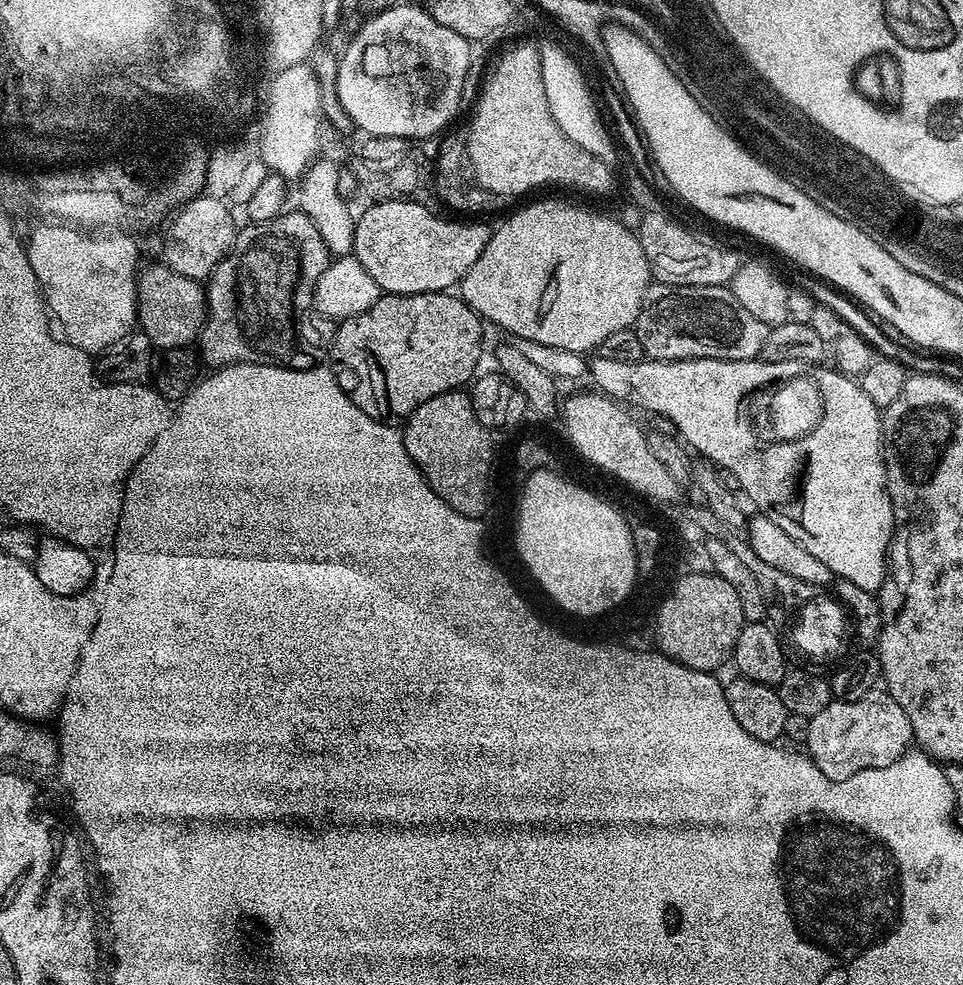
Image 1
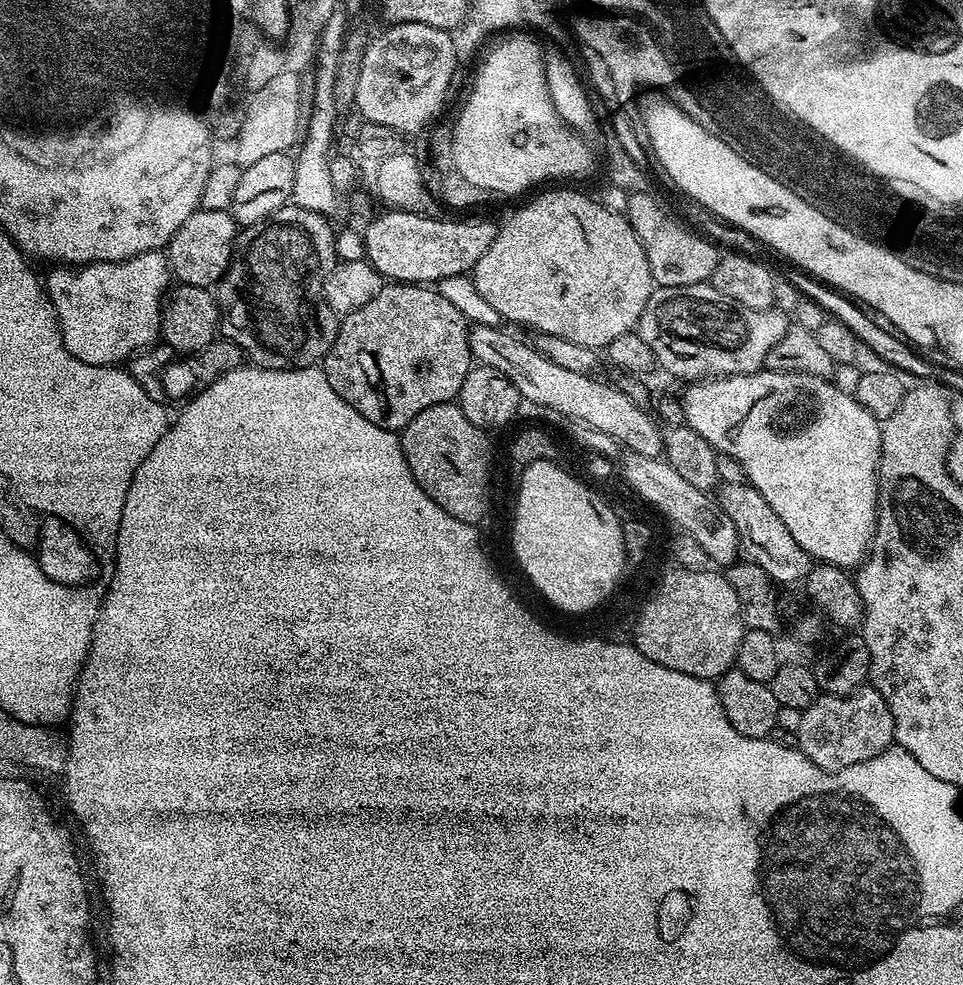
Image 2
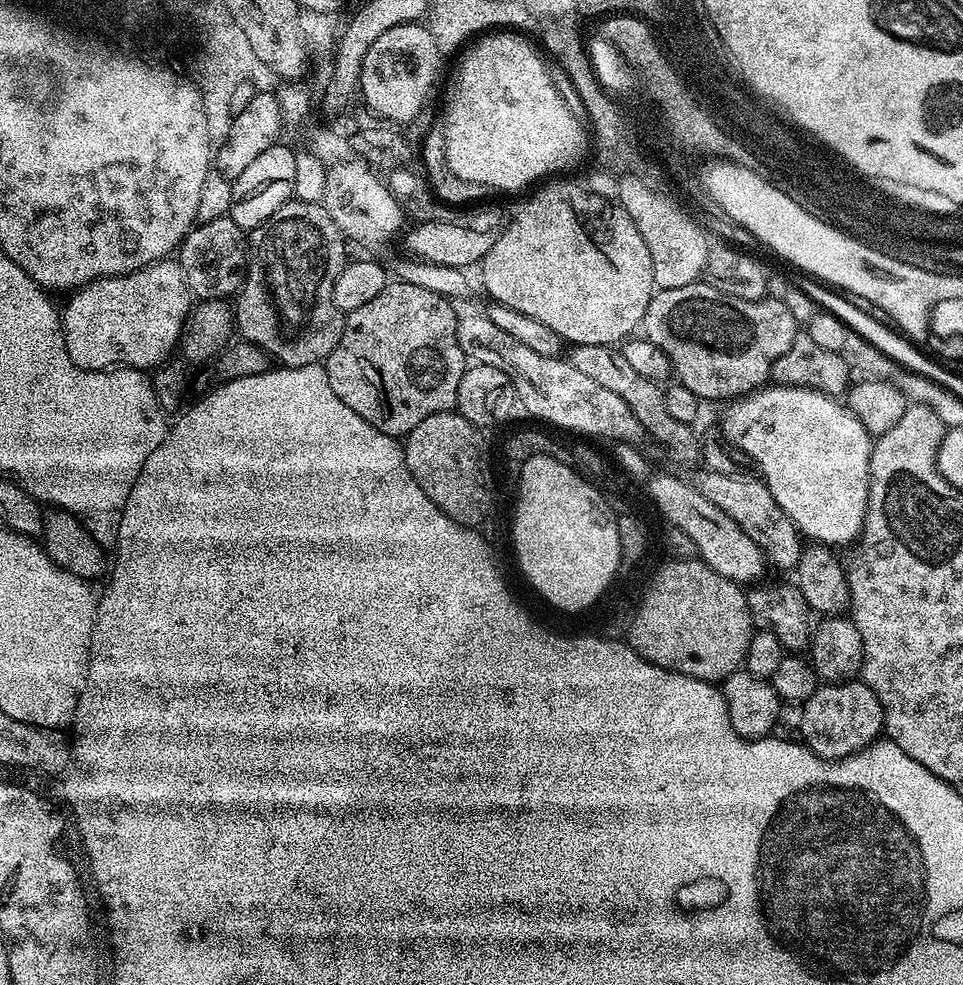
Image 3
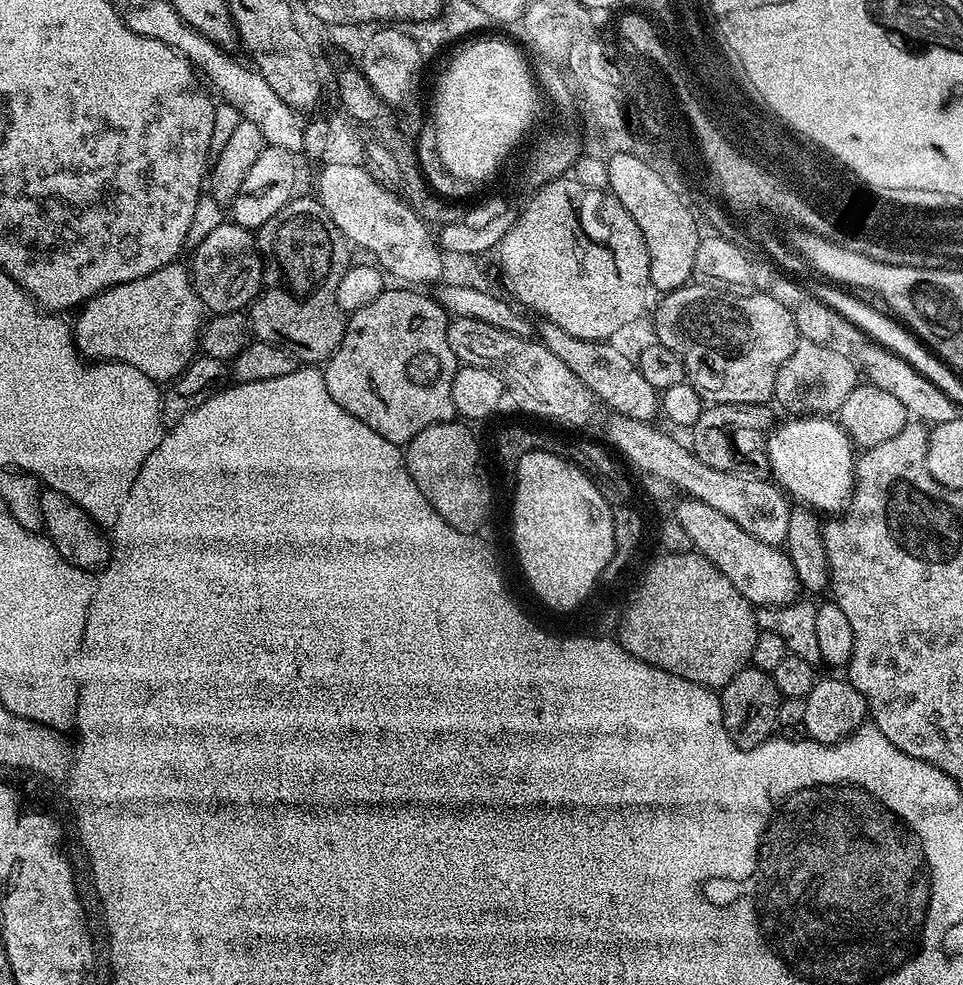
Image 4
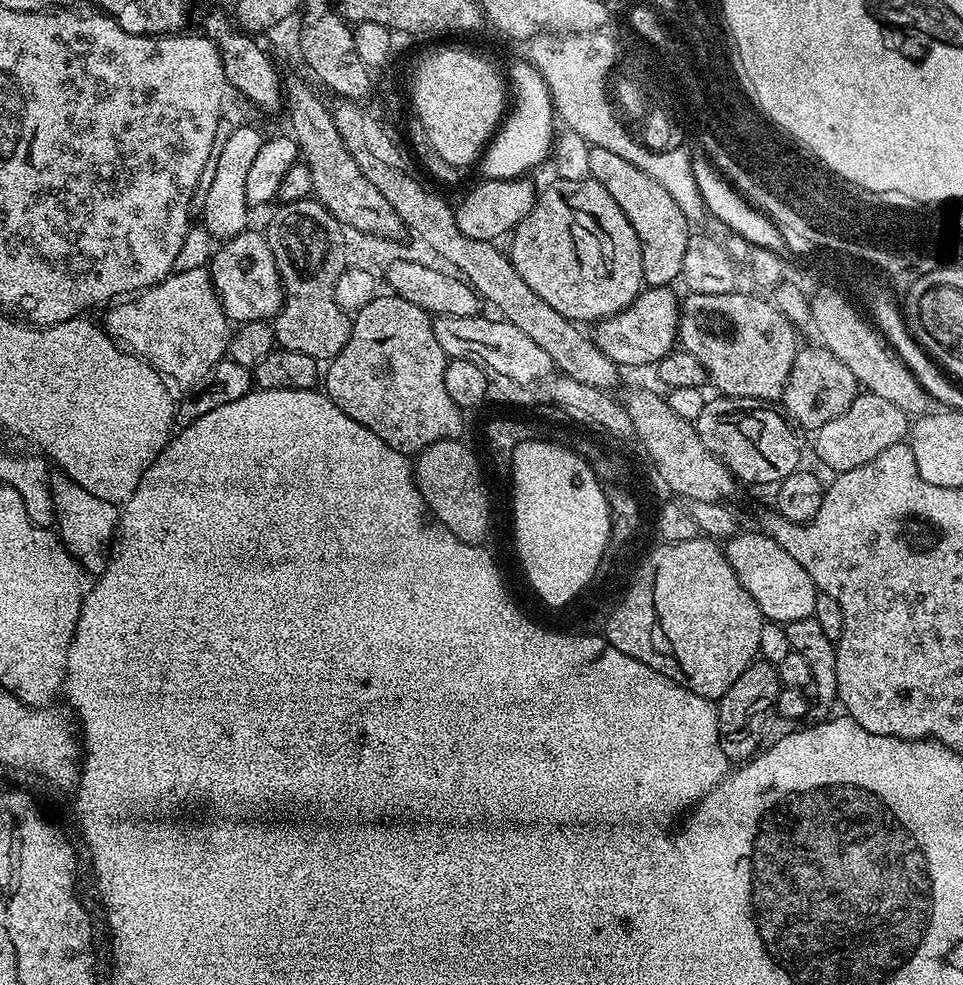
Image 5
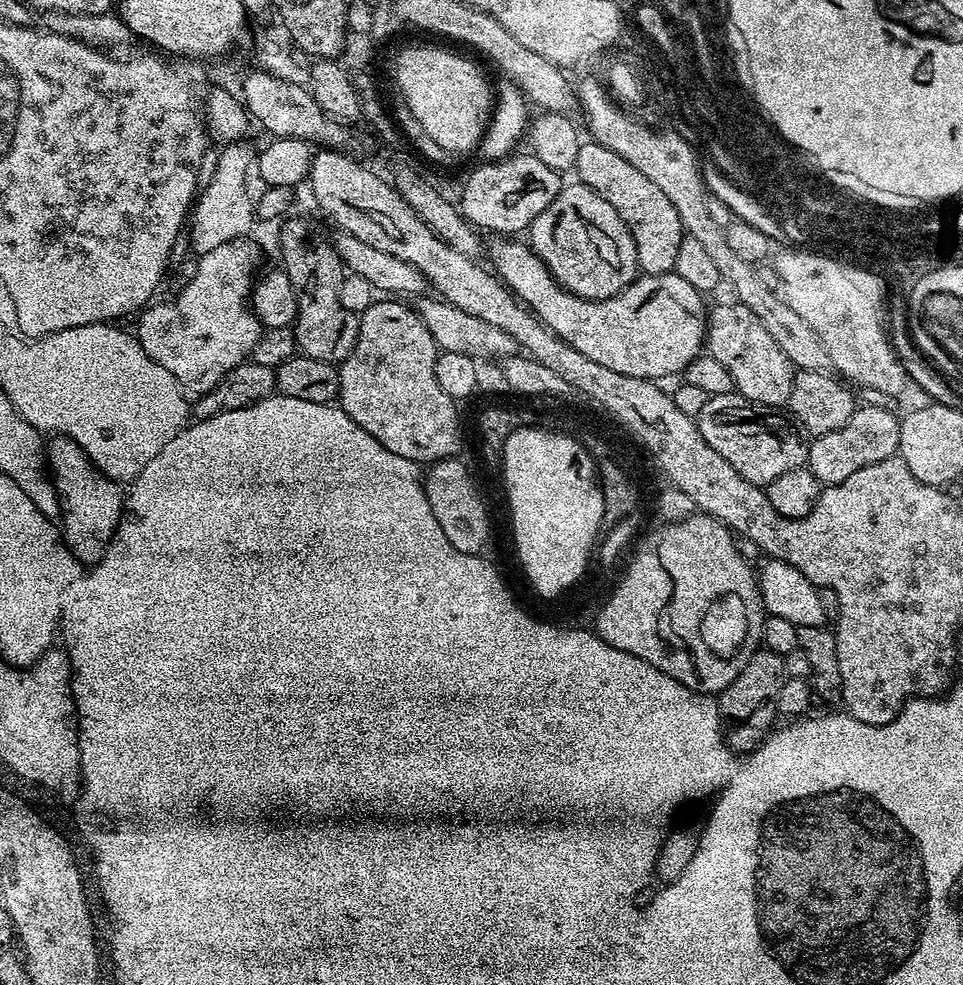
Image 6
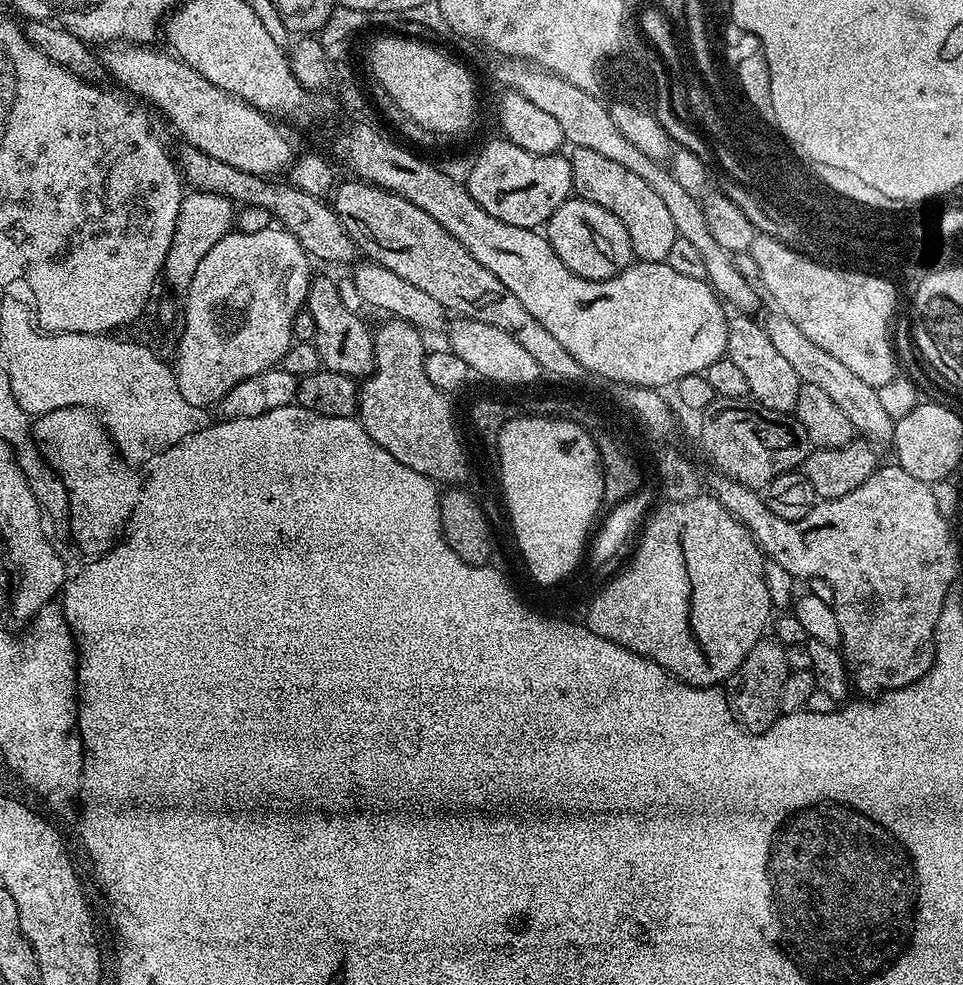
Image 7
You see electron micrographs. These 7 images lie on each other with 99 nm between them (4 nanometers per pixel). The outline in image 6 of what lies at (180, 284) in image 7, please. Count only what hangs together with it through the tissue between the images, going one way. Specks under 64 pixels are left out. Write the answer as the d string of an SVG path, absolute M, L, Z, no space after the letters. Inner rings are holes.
M237 142L228 144L219 149L220 157L216 160L216 165L212 168L212 177L199 189L198 195L190 209L190 223L186 228L186 236L192 239L192 248L196 254L203 254L214 250L218 246L226 246L226 242L239 240L247 237L248 231L254 223L254 196L248 193L248 172L250 176L250 165L254 160L254 148L248 142Z

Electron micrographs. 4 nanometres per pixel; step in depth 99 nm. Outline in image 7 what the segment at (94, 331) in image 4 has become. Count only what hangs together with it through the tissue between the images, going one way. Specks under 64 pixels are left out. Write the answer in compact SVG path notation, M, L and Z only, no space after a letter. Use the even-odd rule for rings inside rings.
M271 226L259 230L258 233L244 233L233 230L226 233L218 242L214 242L214 250L210 250L210 254L206 254L206 258L202 258L202 262L198 262L198 270L194 270L192 284L186 293L192 297L192 301L188 316L188 335L185 336L184 348L181 352L180 384L183 385L184 396L187 396L188 400L195 401L195 404L204 404L205 401L209 401L214 406L219 405L220 399L231 388L238 386L238 382L242 382L246 378L254 378L254 374L262 374L266 370L279 365L280 359L288 353L294 342L292 320L305 307L308 288L312 285L314 279L311 263L313 264L313 261L310 259L307 250L298 242L298 238L294 238L294 234L290 234L286 229L279 226Z

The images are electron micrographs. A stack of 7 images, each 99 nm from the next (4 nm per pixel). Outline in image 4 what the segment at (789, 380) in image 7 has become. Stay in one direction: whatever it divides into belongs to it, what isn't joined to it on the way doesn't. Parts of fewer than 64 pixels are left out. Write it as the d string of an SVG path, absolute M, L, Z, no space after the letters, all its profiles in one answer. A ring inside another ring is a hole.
M689 282L683 288L676 288L673 292L663 293L659 297L660 305L656 308L656 336L655 339L659 343L666 345L670 350L674 350L682 358L684 363L684 375L687 383L694 386L694 390L698 390L698 394L703 398L705 405L714 404L759 404L767 405L767 400L771 401L776 395L774 390L774 378L778 378L778 369L782 367L782 362L786 362L786 358L790 358L790 354L794 354L794 346L798 339L798 333L795 326L795 318L793 309L782 306L773 298L763 294L751 294L752 296L740 296L744 294L732 294L736 296L727 296L727 291L721 290L716 286L709 286L704 282Z

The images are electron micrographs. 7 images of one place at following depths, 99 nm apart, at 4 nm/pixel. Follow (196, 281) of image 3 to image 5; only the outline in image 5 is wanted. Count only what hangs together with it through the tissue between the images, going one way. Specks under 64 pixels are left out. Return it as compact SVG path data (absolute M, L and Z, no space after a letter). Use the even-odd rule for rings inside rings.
M245 230L234 238L223 241L220 249L212 256L210 271L212 284L216 288L216 297L229 321L237 325L271 321L280 313L284 304L284 287L274 262L274 254L268 245L267 235L263 231Z

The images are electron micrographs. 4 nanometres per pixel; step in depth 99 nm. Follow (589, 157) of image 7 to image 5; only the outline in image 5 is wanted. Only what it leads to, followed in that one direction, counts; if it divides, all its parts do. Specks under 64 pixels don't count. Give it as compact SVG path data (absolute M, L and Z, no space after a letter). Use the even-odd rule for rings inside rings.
M590 147L590 166L588 174L597 180L618 202L622 214L634 226L634 234L640 239L642 250L642 274L644 283L649 288L666 288L680 280L682 258L686 258L686 242L690 235L690 221L682 210L678 210L678 202L670 198L670 193L663 186L658 186L650 174L642 174L638 166L626 162L626 158L618 158L610 150Z

